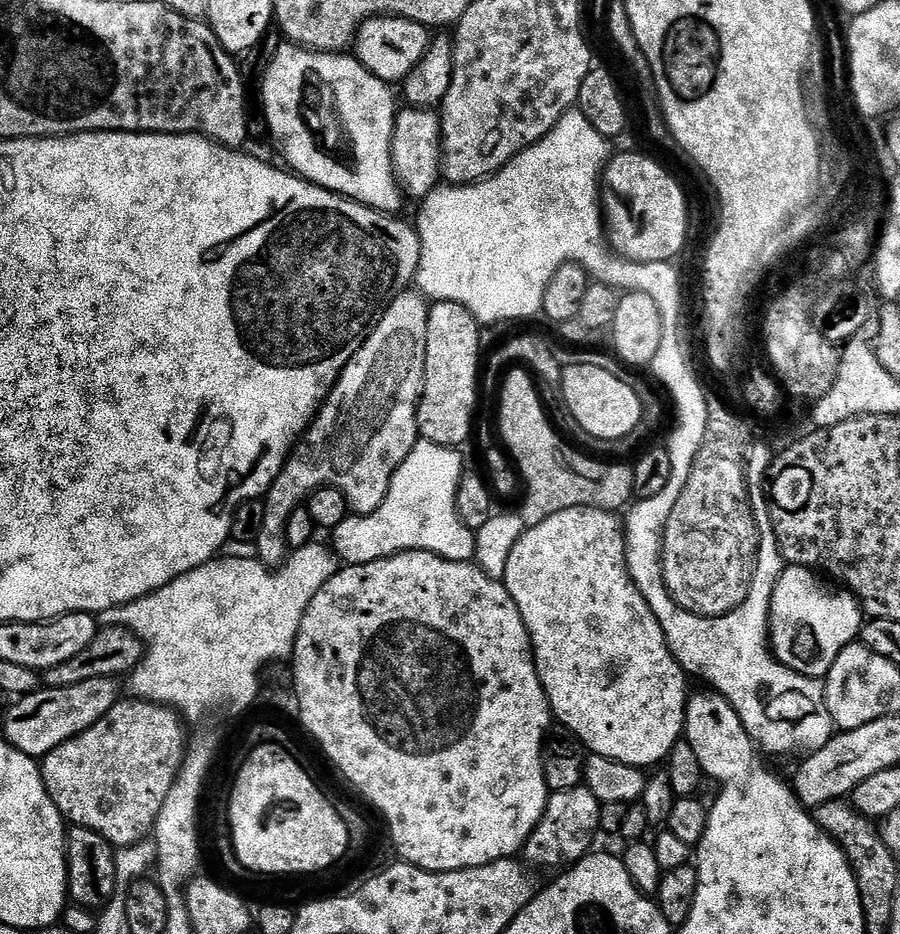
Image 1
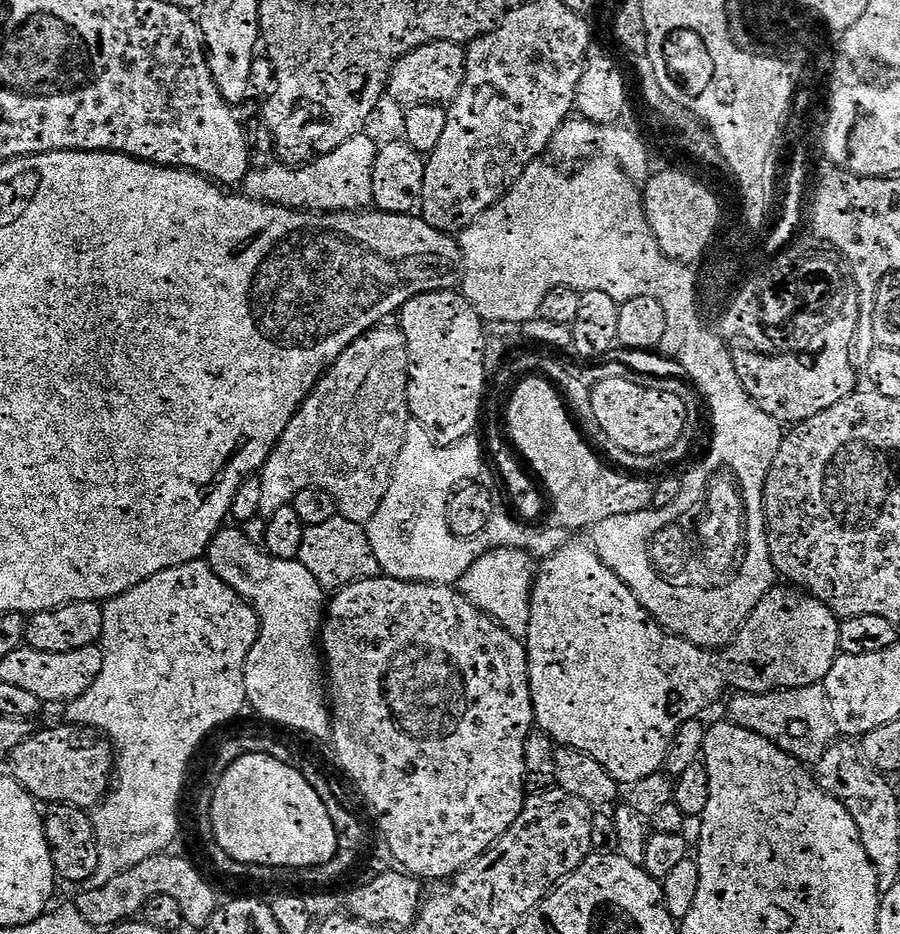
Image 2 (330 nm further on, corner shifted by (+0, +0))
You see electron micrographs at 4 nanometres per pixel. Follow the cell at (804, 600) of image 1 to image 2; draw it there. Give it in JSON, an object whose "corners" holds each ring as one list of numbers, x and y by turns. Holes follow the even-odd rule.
{"corners":[[792,586,780,587,773,587,771,592,765,594,758,607,748,617,748,621,744,623,734,643,727,649,729,652,728,664,726,660,726,676,731,687,733,684,734,687,740,688,736,690,770,688,773,692,779,692,820,686,830,674,837,656,841,655,841,621,831,607,803,590,797,590]]}

